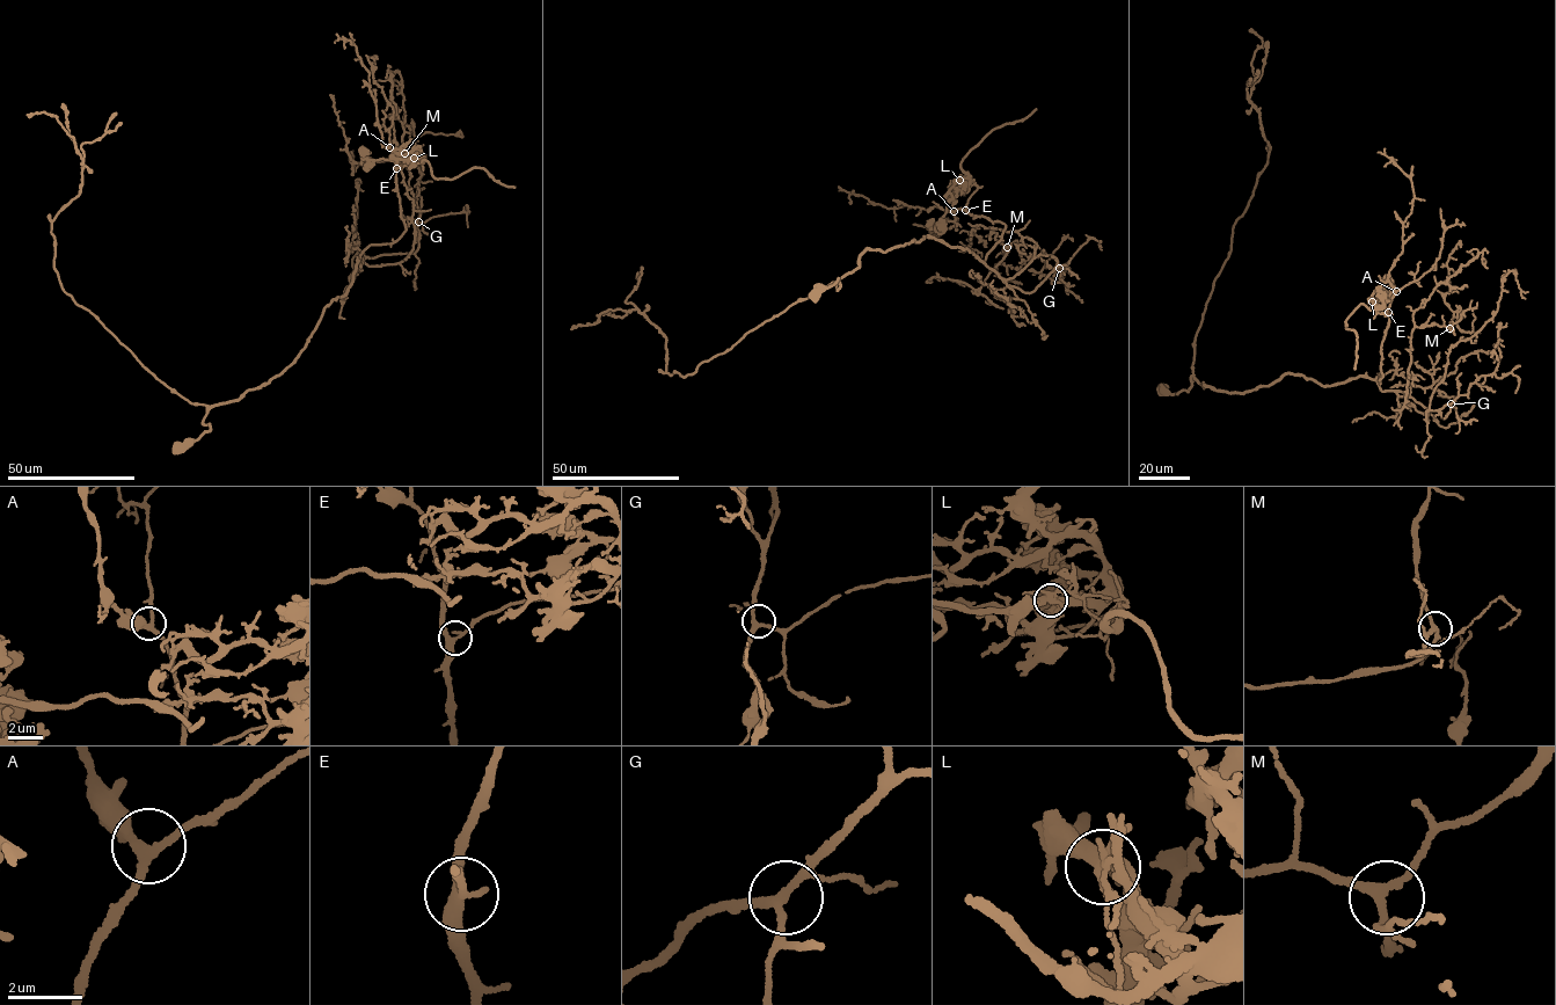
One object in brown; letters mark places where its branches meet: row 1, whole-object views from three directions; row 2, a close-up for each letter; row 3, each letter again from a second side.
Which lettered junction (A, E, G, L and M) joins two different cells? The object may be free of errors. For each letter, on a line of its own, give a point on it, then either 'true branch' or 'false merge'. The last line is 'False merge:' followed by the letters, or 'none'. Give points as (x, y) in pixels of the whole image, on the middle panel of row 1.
A: (954, 211) | true branch
E: (965, 210) | true branch
G: (1059, 268) | true branch
L: (959, 180) | false merge
M: (1007, 247) | true branch
False merge: L

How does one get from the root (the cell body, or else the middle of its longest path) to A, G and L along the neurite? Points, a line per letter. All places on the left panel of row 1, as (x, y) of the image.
A: (180, 448), (209, 430), (210, 408), (294, 362), (326, 306), (348, 293), (364, 249), (406, 231), (389, 147)
G: (180, 448), (209, 430), (210, 408), (294, 362), (326, 306), (348, 293), (358, 260), (416, 250), (418, 221)
L: (180, 448), (209, 430), (210, 408), (294, 362), (364, 249), (406, 231), (395, 169), (414, 158)

